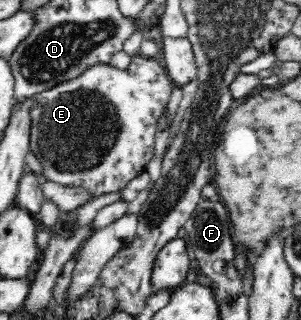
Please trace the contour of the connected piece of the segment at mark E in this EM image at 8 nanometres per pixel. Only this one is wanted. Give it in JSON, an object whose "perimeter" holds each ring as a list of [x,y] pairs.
{"perimeter":[[[138,54],[123,70],[109,64],[93,65],[77,78],[40,92],[32,107],[30,145],[42,166],[42,179],[67,188],[87,188],[95,196],[121,192],[153,158],[156,123],[165,112],[174,87],[166,68],[155,58]]]}

